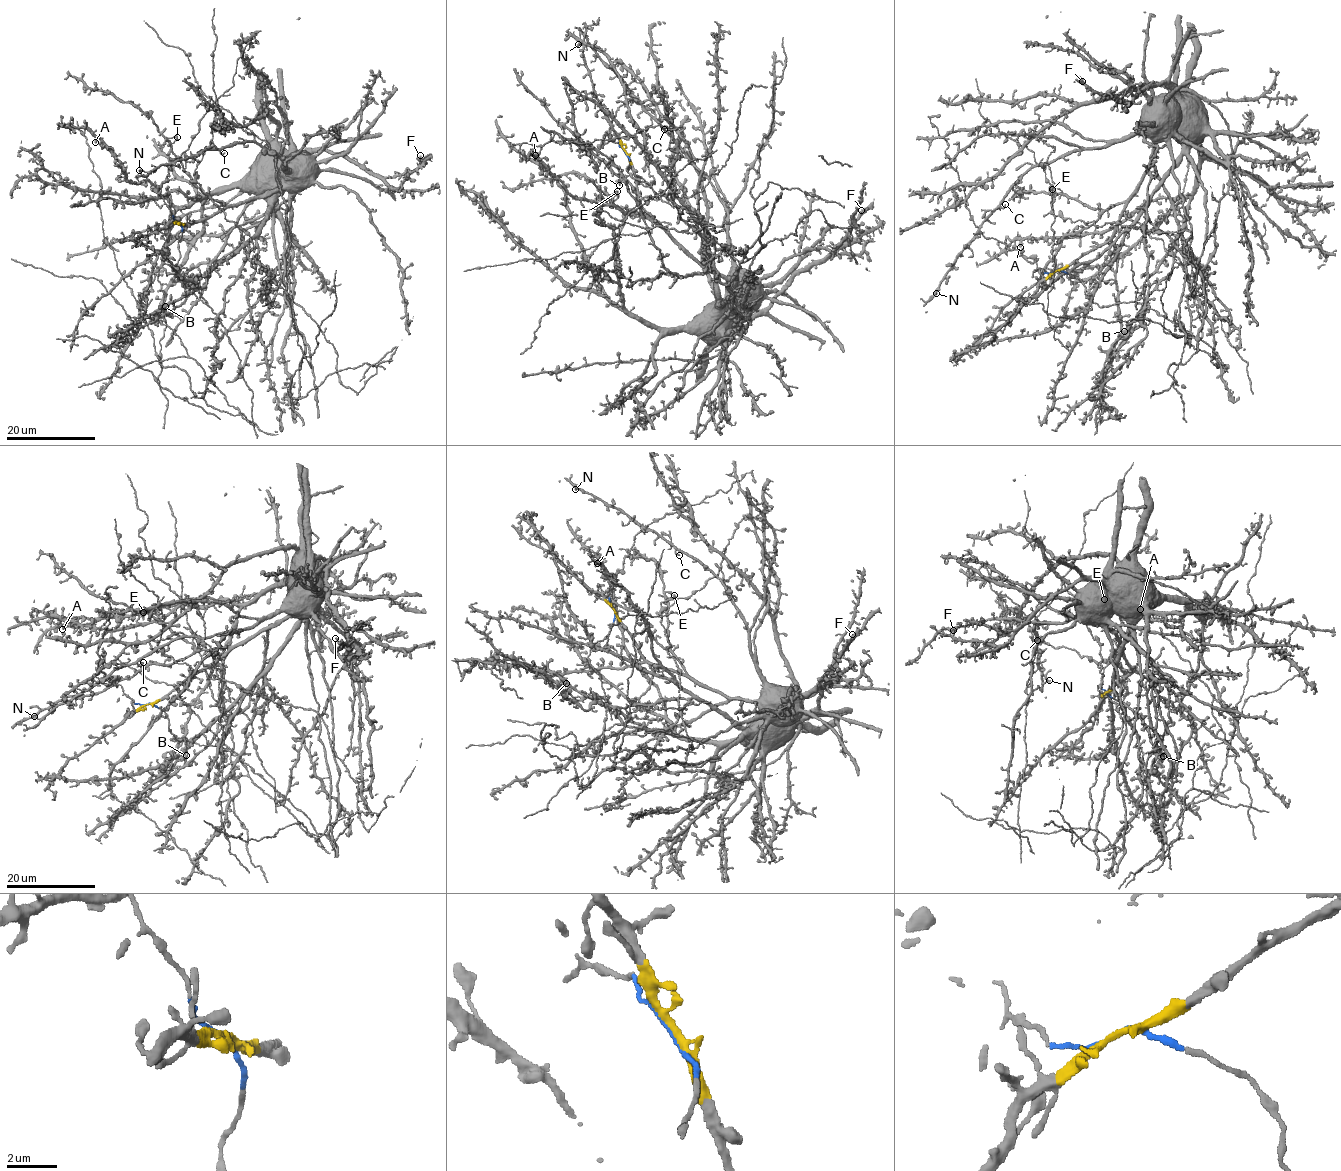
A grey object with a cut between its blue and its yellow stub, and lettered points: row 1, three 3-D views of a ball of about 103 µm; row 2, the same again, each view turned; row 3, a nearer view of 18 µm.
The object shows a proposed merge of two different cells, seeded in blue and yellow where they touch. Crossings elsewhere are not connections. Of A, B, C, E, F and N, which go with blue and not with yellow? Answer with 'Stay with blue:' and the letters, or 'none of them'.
Stay with blue: A, F

